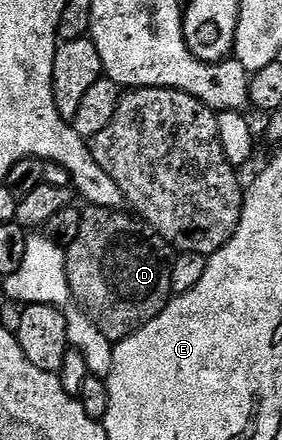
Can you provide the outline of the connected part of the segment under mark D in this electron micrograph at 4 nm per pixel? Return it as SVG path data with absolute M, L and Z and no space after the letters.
M87 207L82 212L82 221L80 222L80 234L76 238L76 242L72 242L65 249L66 253L66 273L68 274L68 286L74 295L74 301L82 307L88 314L88 318L98 327L100 334L104 334L104 338L108 338L112 342L127 340L134 332L139 332L148 322L152 322L152 318L159 316L165 310L166 305L172 299L170 287L172 286L172 270L170 263L174 261L176 255L175 249L171 248L170 243L164 239L151 224L139 218L137 215L131 214L126 210L116 208L92 208Z

